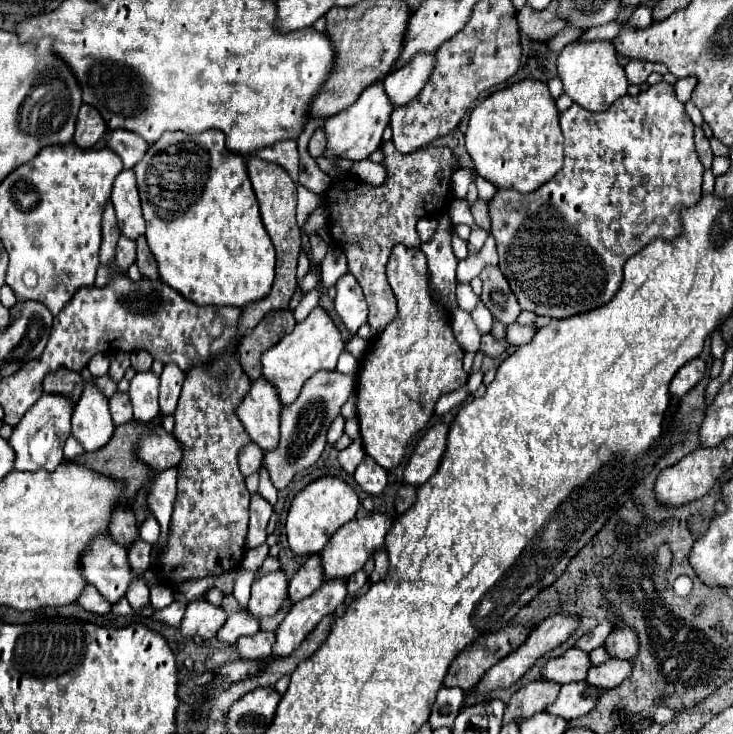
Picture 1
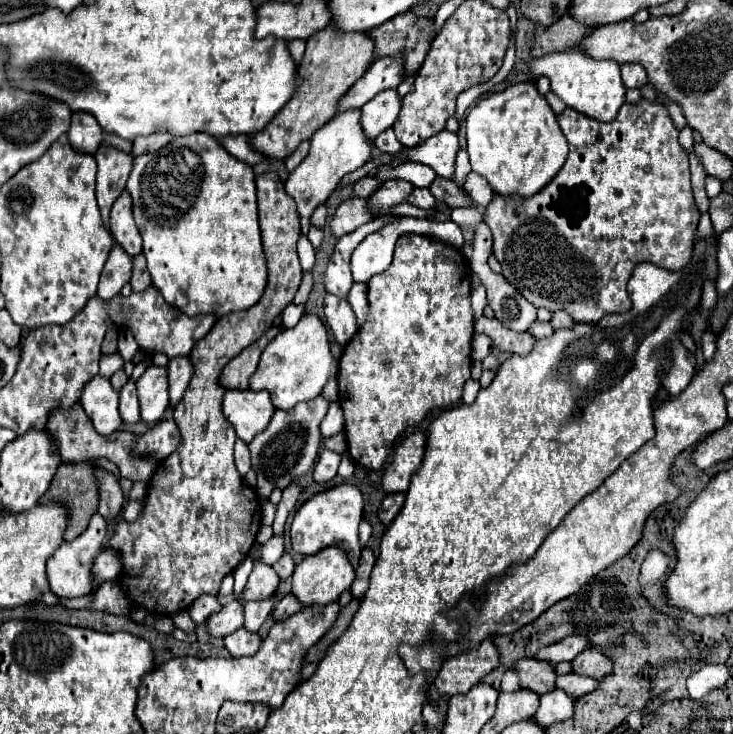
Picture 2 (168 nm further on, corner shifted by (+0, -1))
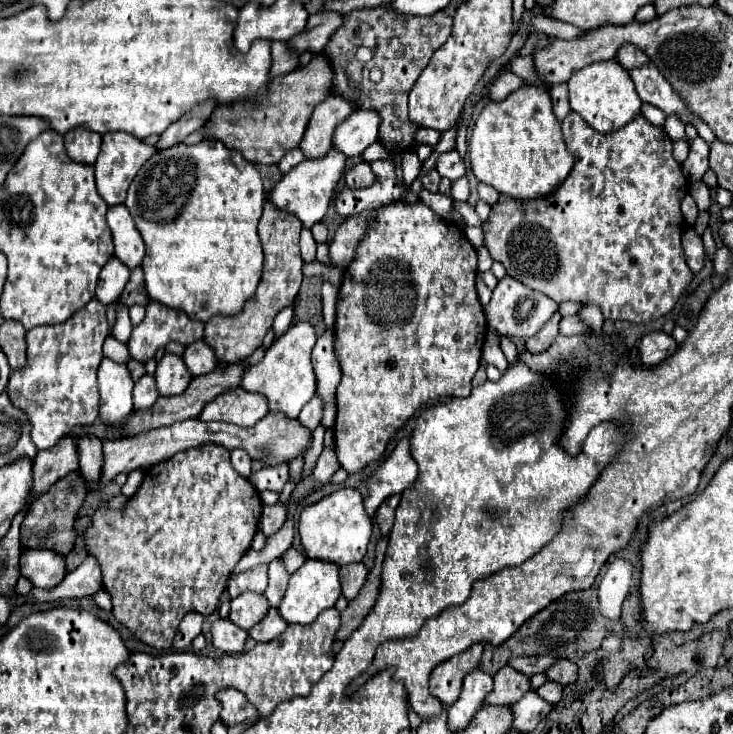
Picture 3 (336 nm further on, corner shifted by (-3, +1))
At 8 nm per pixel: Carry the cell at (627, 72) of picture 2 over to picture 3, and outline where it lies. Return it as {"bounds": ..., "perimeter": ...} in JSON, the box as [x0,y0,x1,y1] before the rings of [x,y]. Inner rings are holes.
{"bounds":[616,43,650,69],"perimeter":[[[624,43],[618,51],[616,51],[616,61],[626,67],[626,69],[634,69],[634,67],[640,67],[644,63],[648,63],[650,59],[646,57],[646,53],[642,49],[638,49],[636,45],[632,43]]]}

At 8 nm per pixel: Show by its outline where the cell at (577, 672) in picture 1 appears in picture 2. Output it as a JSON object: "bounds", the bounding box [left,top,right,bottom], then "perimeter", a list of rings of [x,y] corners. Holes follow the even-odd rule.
{"bounds":[515,659,555,695],"perimeter":[[[523,659],[515,669],[521,675],[521,687],[531,689],[539,695],[549,693],[555,689],[555,665],[549,661],[539,661],[539,659]]]}

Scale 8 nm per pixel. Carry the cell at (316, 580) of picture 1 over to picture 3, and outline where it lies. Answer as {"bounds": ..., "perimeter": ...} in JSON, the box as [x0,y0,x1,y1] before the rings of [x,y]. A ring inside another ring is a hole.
{"bounds":[248,607,288,643],"perimeter":[[[272,607],[260,623],[256,623],[252,629],[248,629],[248,635],[250,635],[256,643],[260,643],[260,641],[272,641],[272,639],[276,639],[286,627],[288,627],[288,625],[282,621],[282,617],[278,617],[278,611]]]}

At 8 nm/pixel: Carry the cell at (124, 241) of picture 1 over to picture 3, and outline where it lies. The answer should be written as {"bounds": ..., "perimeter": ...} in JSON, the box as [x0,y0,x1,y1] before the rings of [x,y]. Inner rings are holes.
{"bounds":[96,257,130,305],"perimeter":[[[112,257],[104,267],[102,273],[98,277],[98,285],[96,285],[96,299],[104,305],[114,303],[120,293],[124,291],[126,283],[130,277],[130,269],[126,269],[126,265],[122,265],[122,261],[118,261],[116,257]]]}

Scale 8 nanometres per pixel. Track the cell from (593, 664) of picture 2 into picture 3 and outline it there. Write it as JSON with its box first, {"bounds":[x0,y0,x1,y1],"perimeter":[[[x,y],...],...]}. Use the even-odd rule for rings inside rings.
{"bounds":[544,659,576,685],"perimeter":[[[558,659],[554,661],[546,671],[544,675],[548,677],[548,681],[554,681],[558,685],[568,685],[572,681],[576,681],[576,665],[568,659]]]}

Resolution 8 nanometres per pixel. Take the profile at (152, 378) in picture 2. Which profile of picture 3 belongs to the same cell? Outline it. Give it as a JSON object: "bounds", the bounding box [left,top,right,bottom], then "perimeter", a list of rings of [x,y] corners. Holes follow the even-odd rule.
{"bounds":[156,353,192,397],"perimeter":[[[166,353],[160,361],[158,361],[158,369],[156,369],[156,385],[158,385],[158,393],[162,397],[170,397],[170,395],[180,395],[186,391],[186,387],[192,381],[192,373],[186,367],[184,359],[172,353]]]}

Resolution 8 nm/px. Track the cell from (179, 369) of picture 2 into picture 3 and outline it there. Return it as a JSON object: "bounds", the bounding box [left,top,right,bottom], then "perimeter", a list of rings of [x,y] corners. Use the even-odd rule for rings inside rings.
{"bounds":[184,339,218,375],"perimeter":[[[204,339],[194,341],[192,345],[186,347],[184,361],[190,367],[192,375],[206,375],[206,373],[210,373],[210,371],[214,371],[218,367],[216,353]]]}

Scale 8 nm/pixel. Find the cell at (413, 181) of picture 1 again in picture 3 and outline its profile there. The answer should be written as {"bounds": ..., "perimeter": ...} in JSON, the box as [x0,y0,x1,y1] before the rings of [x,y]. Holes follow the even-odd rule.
{"bounds":[402,151,422,185],"perimeter":[[[404,151],[402,153],[402,171],[404,171],[404,183],[412,185],[416,181],[416,177],[420,175],[422,169],[422,161],[418,159],[416,151]]]}

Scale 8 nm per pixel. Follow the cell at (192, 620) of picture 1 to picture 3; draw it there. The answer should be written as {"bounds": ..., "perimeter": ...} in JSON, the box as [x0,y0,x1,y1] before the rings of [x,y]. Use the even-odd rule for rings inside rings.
{"bounds":[230,591,270,629],"perimeter":[[[246,591],[242,595],[238,595],[236,599],[230,601],[232,611],[230,611],[230,621],[234,621],[238,627],[242,629],[250,629],[254,623],[262,621],[262,617],[268,613],[270,605],[268,599],[264,597],[264,593],[254,593],[254,591]]]}

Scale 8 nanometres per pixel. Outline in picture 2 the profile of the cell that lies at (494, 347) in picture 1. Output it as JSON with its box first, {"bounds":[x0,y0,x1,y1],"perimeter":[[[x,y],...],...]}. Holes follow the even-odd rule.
{"bounds":[475,317,535,355],"perimeter":[[[481,317],[475,321],[475,333],[483,333],[491,337],[495,349],[501,353],[525,355],[527,351],[531,351],[535,343],[535,339],[529,333],[515,333],[503,327],[497,319],[487,319],[487,317]]]}

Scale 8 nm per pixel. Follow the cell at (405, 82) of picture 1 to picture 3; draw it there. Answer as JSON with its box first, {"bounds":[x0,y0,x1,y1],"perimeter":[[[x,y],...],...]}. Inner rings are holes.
{"bounds":[332,111,380,157],"perimeter":[[[356,111],[348,115],[332,135],[332,147],[344,157],[362,155],[362,151],[378,141],[380,117],[376,111]]]}

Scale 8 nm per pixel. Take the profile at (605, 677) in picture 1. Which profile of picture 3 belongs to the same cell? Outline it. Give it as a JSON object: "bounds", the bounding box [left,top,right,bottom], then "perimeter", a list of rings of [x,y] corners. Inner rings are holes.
{"bounds":[536,681,562,705],"perimeter":[[[552,681],[544,683],[536,693],[538,693],[544,701],[548,701],[548,703],[552,703],[552,705],[556,705],[556,703],[562,699],[562,687],[560,687],[560,685],[554,685]]]}

